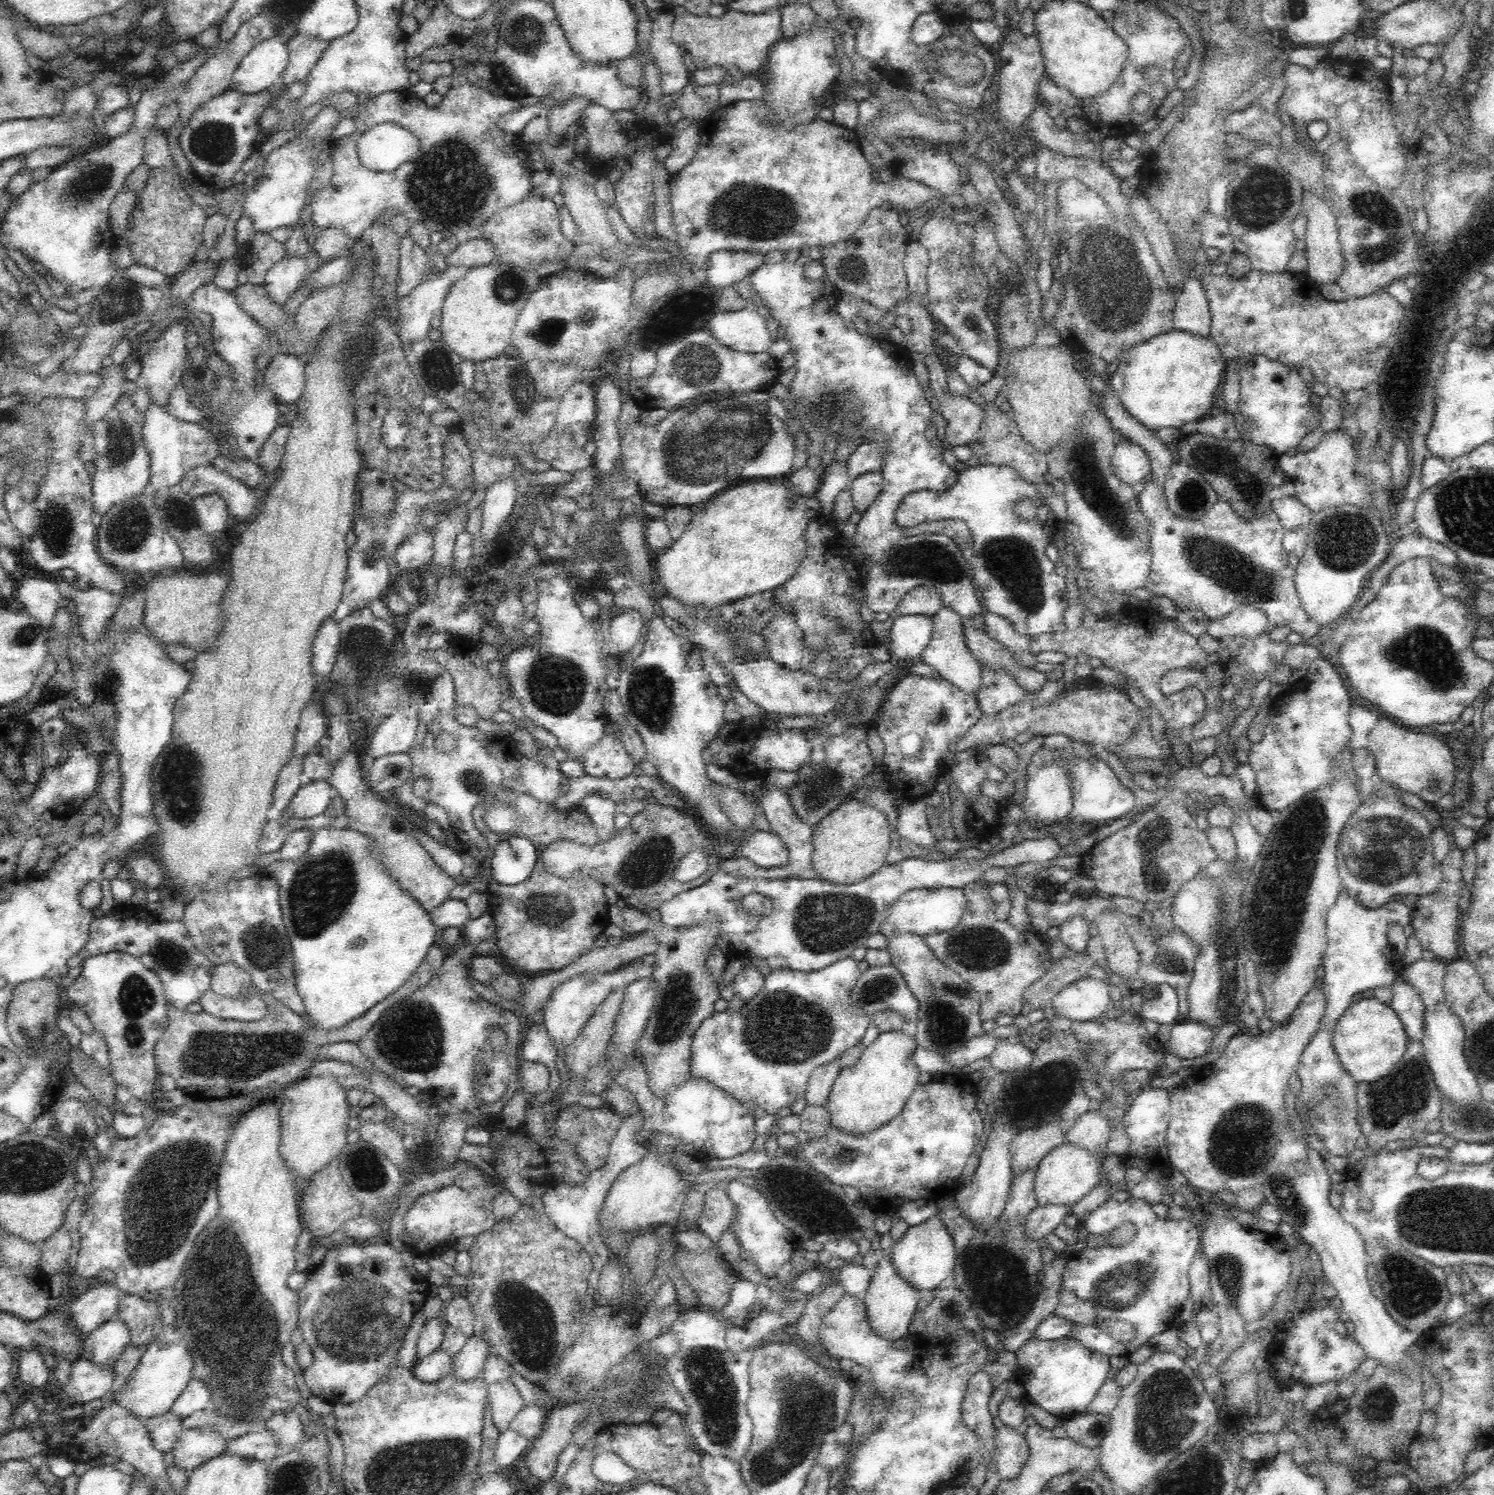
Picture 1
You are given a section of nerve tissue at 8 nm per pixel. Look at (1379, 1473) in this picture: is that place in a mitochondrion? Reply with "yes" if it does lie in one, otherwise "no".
no

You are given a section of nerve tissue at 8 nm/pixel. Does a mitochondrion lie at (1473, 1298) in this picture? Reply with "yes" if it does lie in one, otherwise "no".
no

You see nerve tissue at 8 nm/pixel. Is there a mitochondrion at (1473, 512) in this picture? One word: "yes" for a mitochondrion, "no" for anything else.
yes

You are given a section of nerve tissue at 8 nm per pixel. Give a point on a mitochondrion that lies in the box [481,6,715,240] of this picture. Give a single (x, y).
(526, 34)

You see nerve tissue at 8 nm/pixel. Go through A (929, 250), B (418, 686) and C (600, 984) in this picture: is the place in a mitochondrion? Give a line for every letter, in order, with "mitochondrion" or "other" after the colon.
A: other
B: mitochondrion
C: other

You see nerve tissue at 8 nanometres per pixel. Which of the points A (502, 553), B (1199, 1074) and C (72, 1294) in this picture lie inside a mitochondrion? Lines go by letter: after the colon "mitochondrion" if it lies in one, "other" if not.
A: other
B: other
C: other

